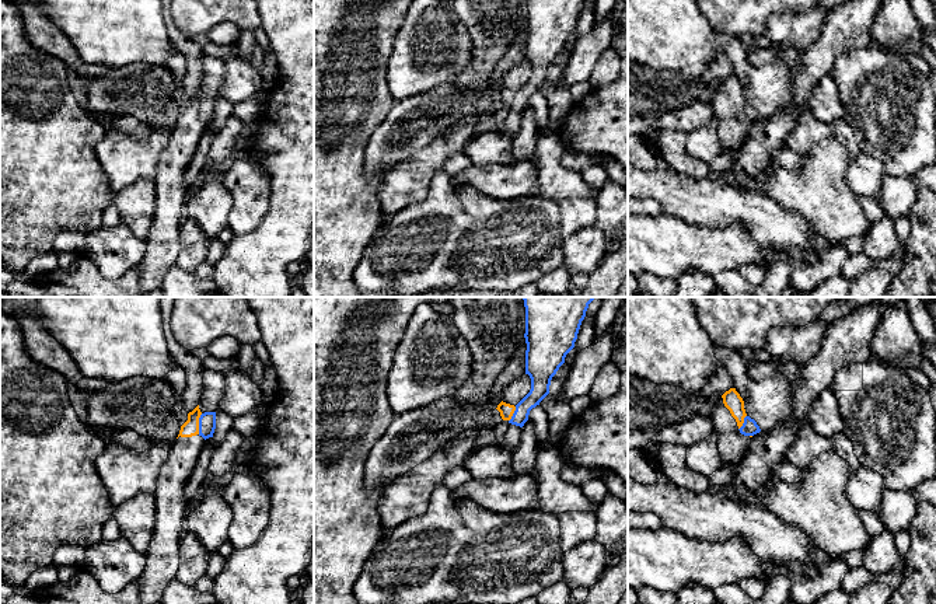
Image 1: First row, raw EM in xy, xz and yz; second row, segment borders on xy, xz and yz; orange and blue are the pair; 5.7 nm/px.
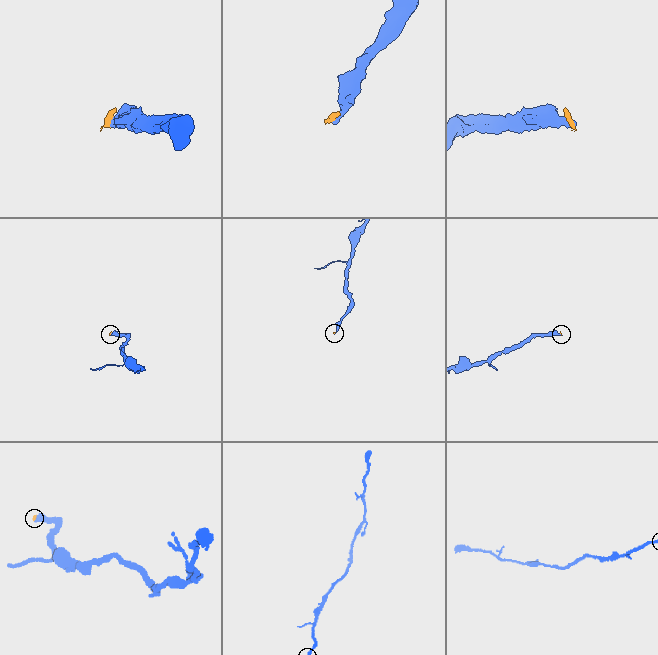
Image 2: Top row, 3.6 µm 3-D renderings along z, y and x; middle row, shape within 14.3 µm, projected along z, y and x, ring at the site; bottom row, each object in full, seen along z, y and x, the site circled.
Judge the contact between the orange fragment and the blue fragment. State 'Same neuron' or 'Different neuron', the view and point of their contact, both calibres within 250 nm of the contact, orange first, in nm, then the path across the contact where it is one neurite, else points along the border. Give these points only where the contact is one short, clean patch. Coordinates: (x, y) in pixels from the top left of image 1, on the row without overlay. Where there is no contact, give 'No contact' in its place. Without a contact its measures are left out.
Different neuron. Touches orange at xy (198, 110). Thickness 100 nm (orange) against 100 nm. Boundary: xy (202, 100), (198, 108), (198, 119)

